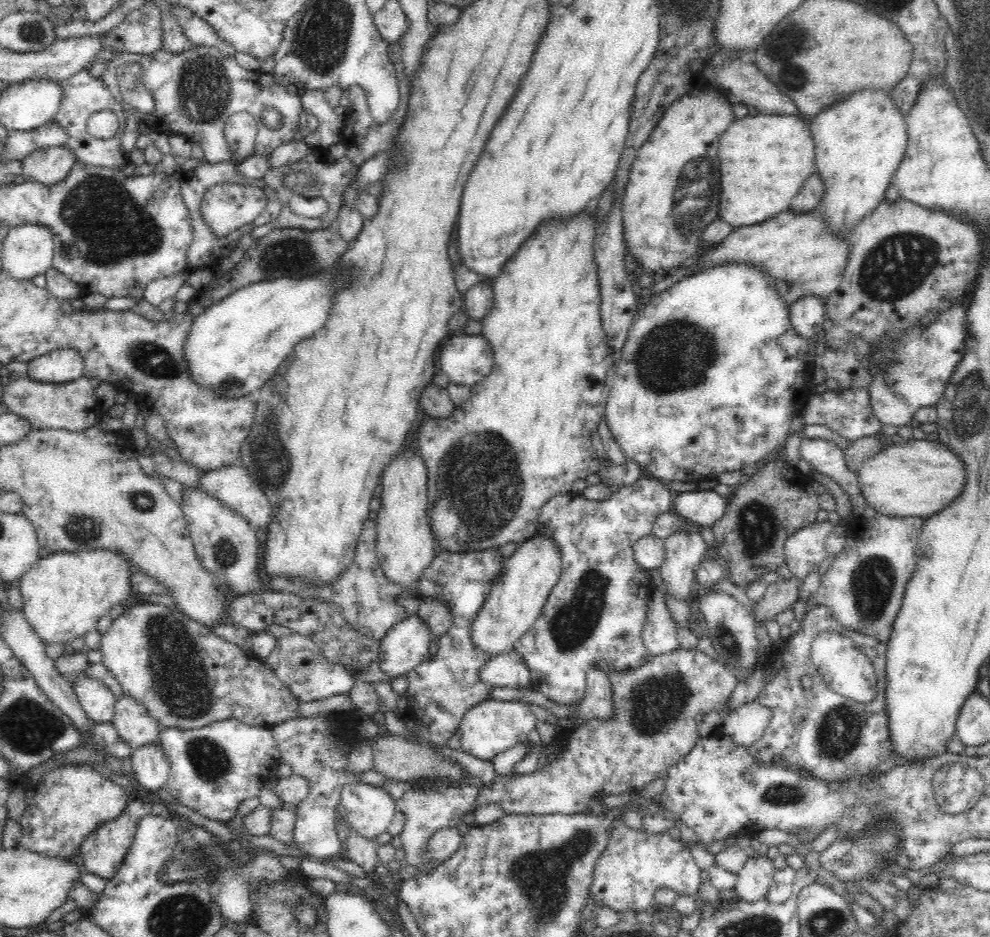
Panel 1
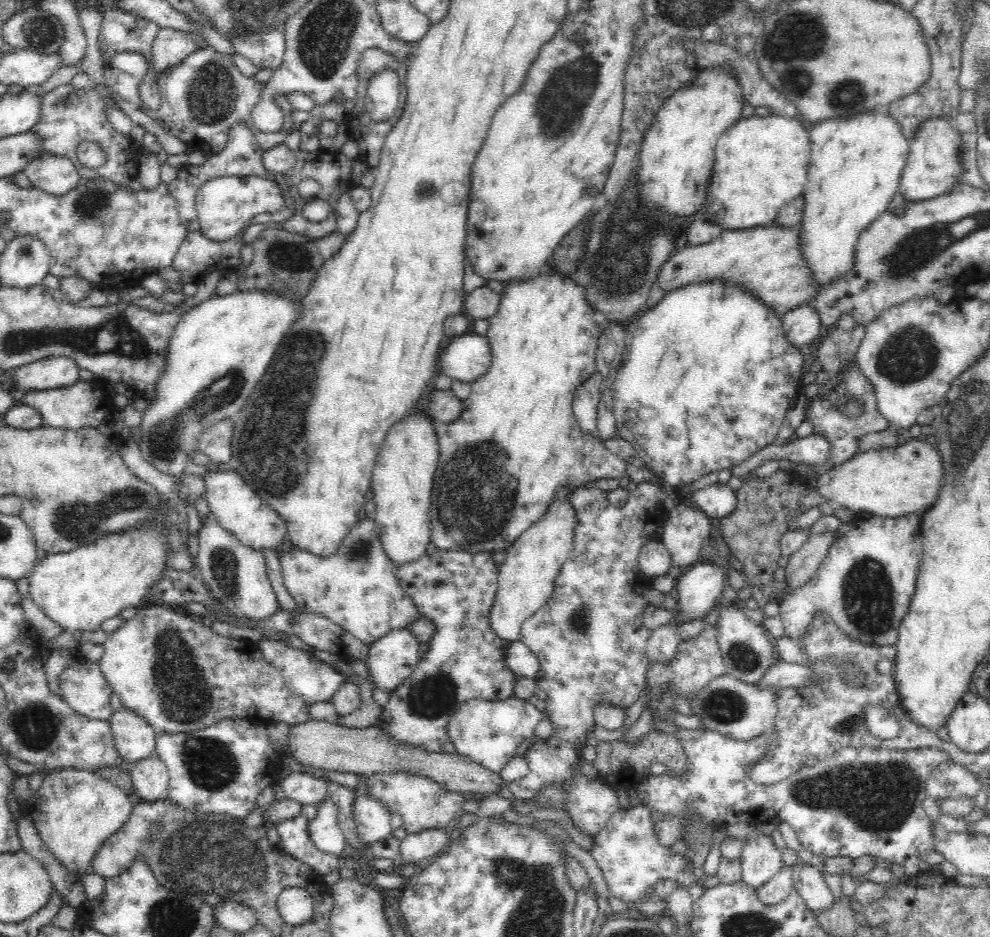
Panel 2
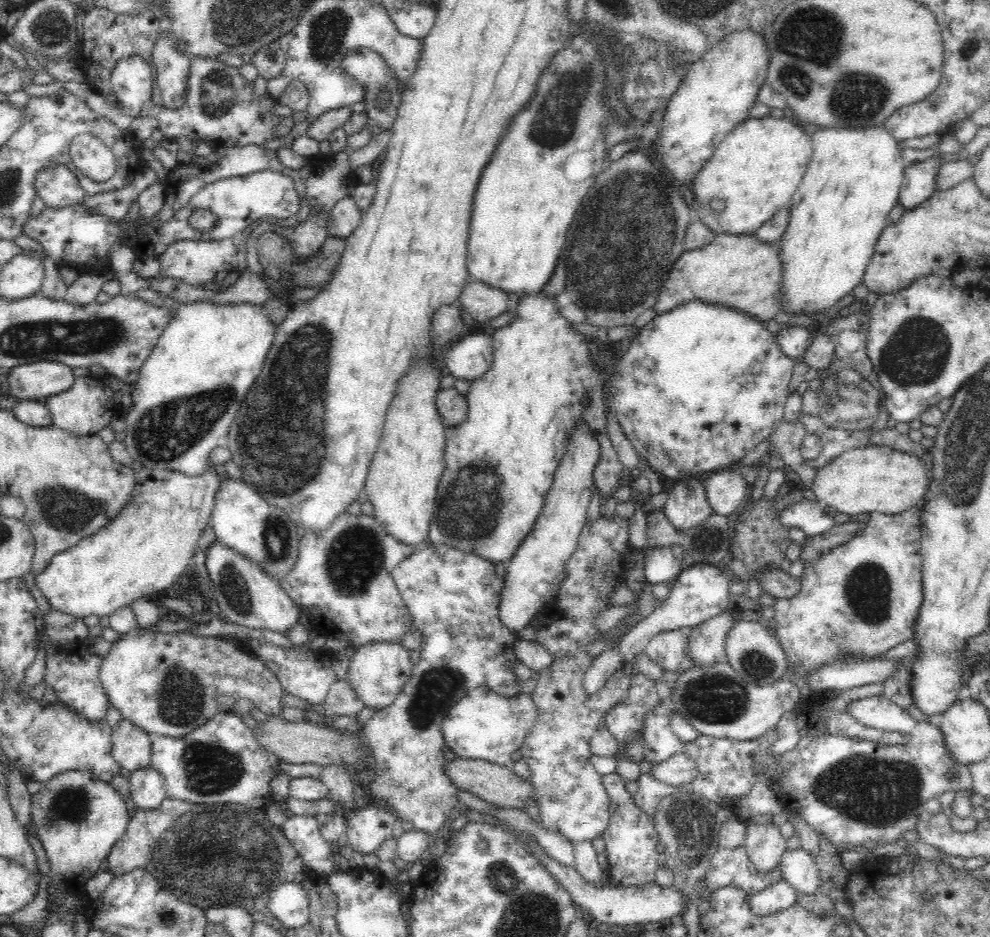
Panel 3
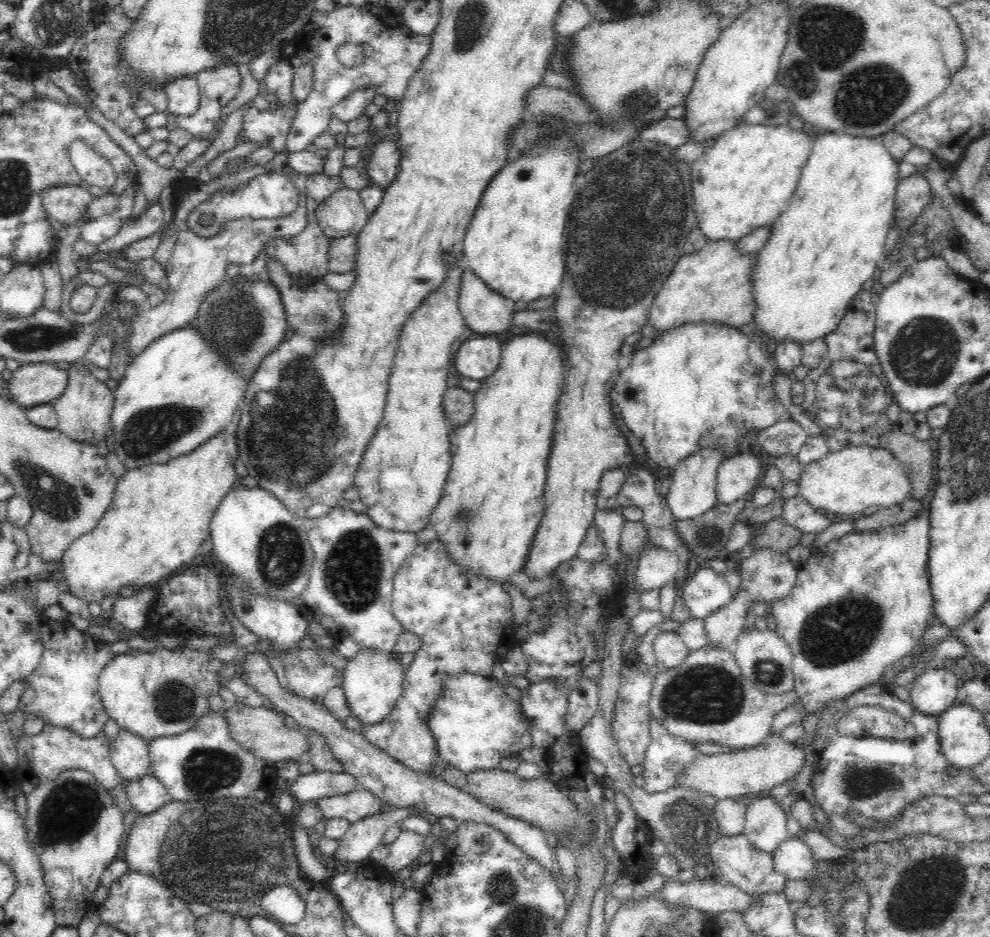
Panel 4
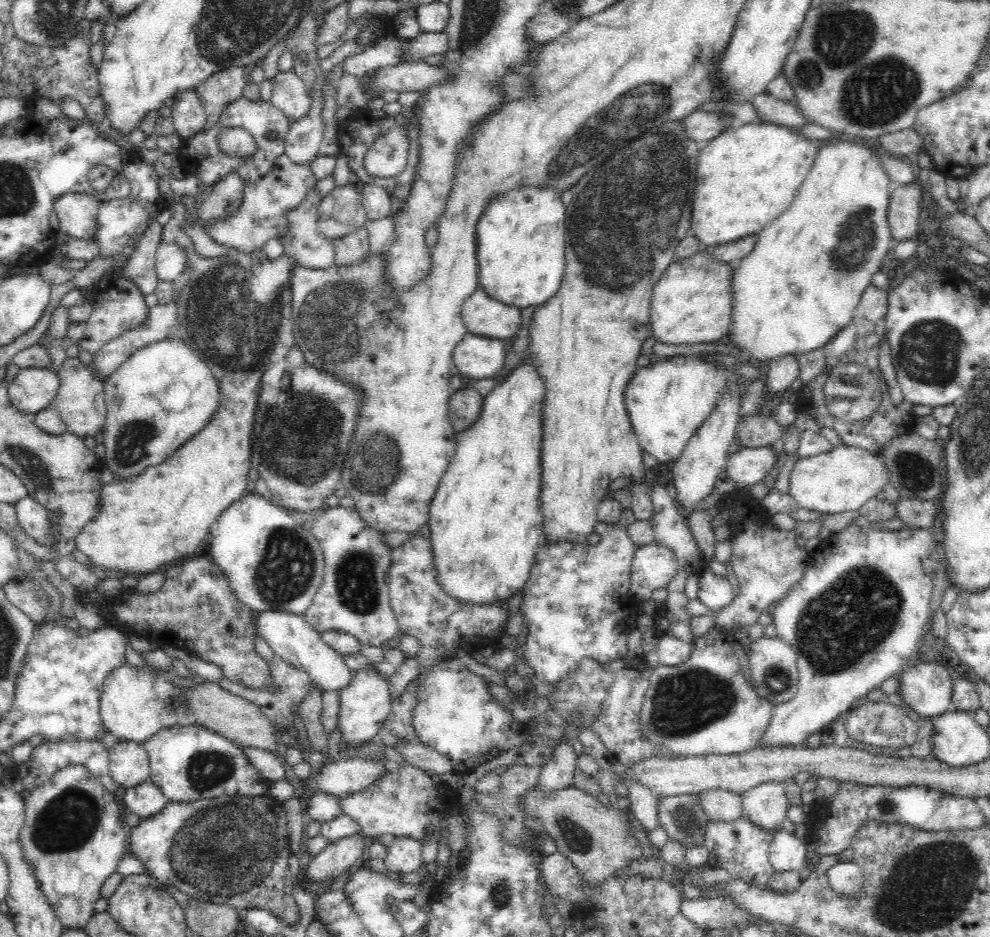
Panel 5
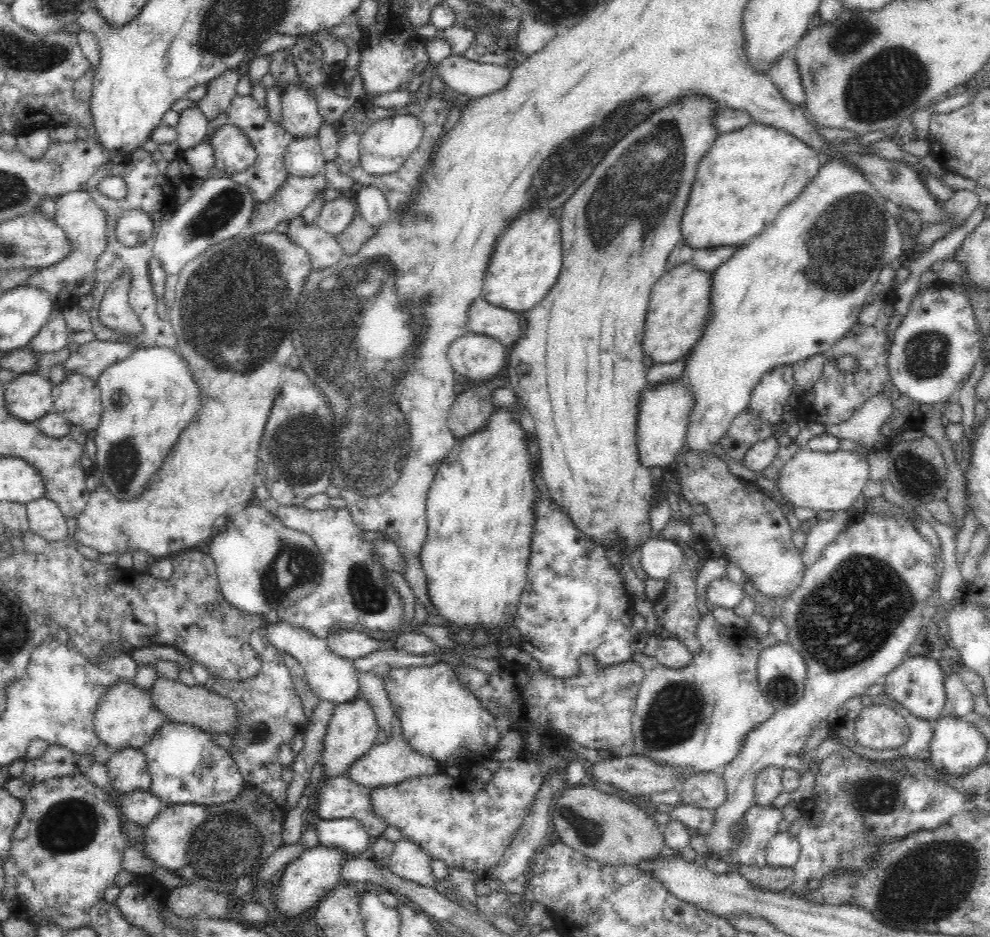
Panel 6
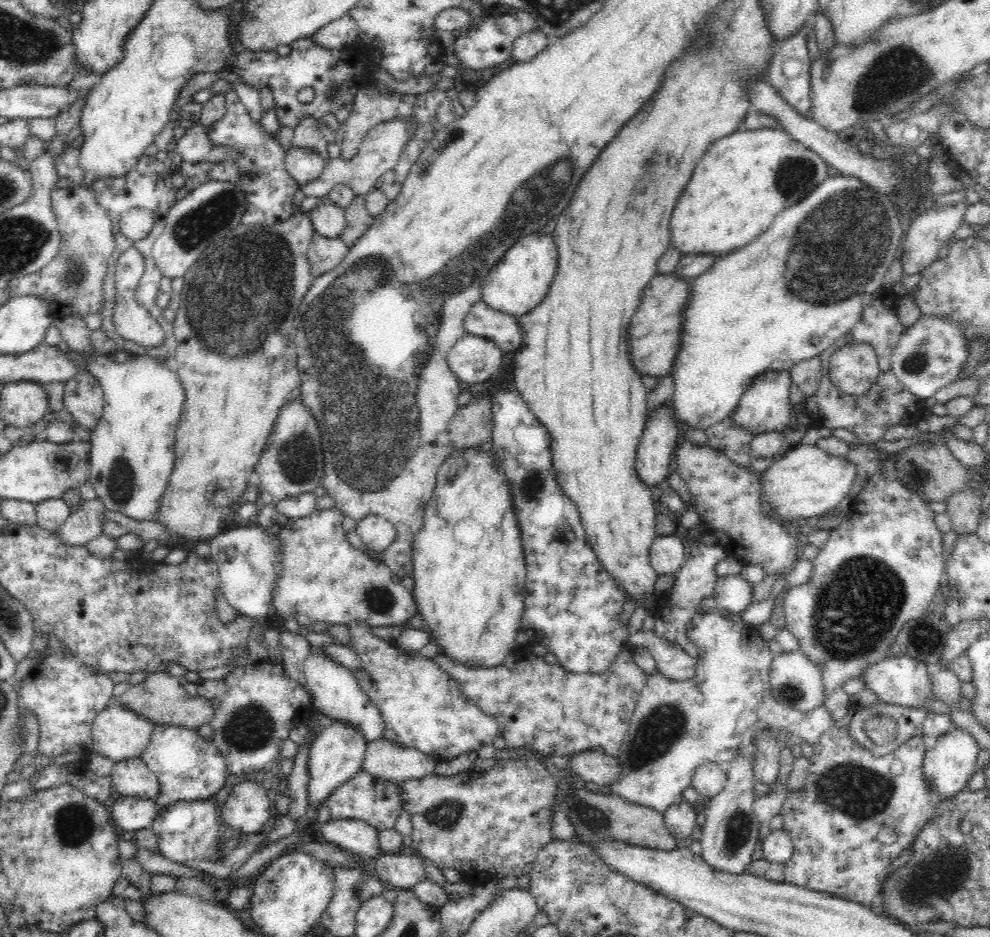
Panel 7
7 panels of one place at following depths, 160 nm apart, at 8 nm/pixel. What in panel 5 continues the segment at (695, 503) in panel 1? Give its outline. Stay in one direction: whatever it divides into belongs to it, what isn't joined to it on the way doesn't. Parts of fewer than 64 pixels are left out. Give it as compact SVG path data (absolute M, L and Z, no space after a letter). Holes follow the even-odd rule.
M746 448L728 456L725 462L726 478L730 478L734 482L734 488L751 487L753 484L760 482L770 469L777 462L777 455L773 448Z

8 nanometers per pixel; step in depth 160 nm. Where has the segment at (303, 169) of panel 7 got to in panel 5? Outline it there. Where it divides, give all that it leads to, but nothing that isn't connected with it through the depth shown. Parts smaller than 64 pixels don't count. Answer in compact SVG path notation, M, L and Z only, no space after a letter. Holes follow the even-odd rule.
M343 62L330 68L330 72L320 72L315 79L315 84L309 90L311 108L307 116L291 122L288 133L285 136L285 154L292 162L306 165L318 156L324 132L324 88L332 85L335 90L343 74L346 73Z

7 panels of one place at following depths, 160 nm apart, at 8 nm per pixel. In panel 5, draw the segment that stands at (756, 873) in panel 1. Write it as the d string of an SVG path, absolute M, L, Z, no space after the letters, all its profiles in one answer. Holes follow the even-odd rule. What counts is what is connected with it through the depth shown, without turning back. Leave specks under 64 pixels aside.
M781 782L759 784L742 794L741 816L768 833L782 830L783 820L789 809L785 785Z

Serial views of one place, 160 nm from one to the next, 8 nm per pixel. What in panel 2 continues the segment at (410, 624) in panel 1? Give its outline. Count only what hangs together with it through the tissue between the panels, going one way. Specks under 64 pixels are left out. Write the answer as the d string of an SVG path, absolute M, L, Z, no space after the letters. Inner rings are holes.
M409 627L388 632L371 643L365 664L374 687L394 690L421 662L420 641Z

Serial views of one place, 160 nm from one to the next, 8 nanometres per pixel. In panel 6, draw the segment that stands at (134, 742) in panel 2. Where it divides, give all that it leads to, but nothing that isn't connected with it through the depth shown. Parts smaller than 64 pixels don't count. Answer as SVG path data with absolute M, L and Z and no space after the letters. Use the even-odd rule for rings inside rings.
M128 747L113 751L106 763L114 793L150 788L149 766L141 749Z

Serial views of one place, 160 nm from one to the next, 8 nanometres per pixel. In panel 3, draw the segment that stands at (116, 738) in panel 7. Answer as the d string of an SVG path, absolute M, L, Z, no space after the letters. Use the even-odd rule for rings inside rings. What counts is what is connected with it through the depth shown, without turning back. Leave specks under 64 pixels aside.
M157 623L147 628L138 627L131 632L121 634L102 658L99 677L110 705L116 707L122 718L131 720L136 726L158 735L178 737L196 730L206 724L212 716L220 713L232 713L240 701L252 703L254 708L268 716L281 716L285 708L283 695L287 694L281 685L280 677L270 670L270 666L256 657L249 643L241 640L236 645L226 638L196 636L188 630L181 632L162 632Z

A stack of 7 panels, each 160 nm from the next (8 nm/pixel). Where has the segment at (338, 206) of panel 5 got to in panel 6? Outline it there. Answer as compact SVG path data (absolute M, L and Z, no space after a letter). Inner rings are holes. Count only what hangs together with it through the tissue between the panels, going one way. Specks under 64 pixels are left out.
M343 194L324 203L315 224L334 237L350 226L356 214L357 206L353 196Z

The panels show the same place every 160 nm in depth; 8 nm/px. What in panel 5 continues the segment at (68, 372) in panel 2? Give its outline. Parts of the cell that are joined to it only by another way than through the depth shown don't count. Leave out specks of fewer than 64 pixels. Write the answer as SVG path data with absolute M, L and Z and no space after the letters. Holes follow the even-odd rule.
M22 368L12 382L7 383L7 391L11 403L19 411L34 415L53 406L60 383L54 370Z

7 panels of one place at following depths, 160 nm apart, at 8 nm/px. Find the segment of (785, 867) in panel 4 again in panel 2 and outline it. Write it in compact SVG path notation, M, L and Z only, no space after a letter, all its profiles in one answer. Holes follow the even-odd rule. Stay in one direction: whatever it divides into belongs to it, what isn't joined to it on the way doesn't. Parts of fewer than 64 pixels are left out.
M797 863L793 866L792 880L793 886L797 888L798 894L806 907L812 911L814 918L836 902L836 897L832 895L828 885L824 883L824 878L814 866Z

